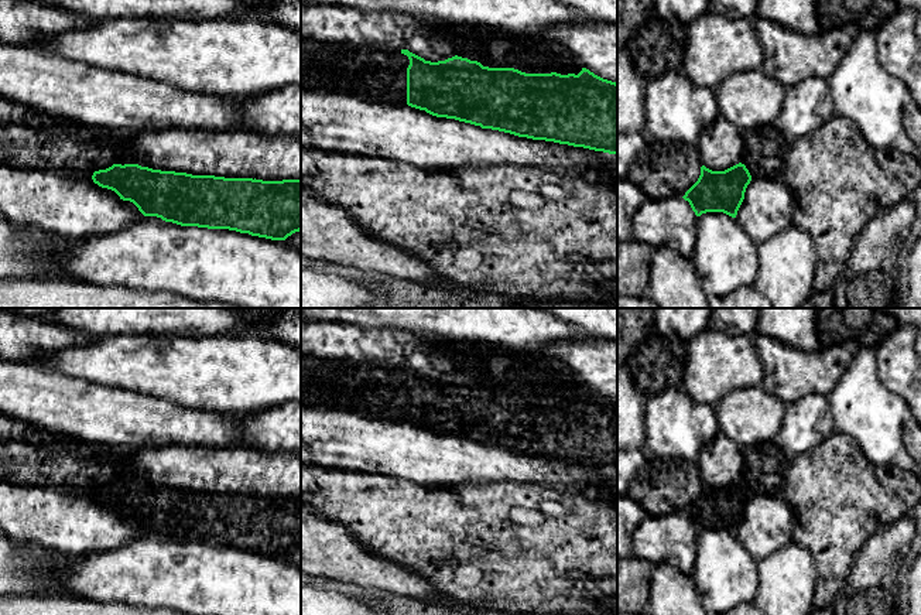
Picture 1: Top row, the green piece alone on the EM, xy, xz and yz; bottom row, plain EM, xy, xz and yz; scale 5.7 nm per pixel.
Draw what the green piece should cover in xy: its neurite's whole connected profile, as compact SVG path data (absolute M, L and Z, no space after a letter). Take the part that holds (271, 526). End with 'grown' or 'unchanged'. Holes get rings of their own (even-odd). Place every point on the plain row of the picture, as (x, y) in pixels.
M113 481L95 488L95 500L133 519L144 533L181 543L229 546L271 557L285 557L301 547L301 496L263 498L161 488L138 481Z; unchanged

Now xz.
M401 366L401 370L407 372L410 376L410 382L407 385L407 421L411 424L425 427L427 430L436 433L436 434L455 435L459 438L480 443L482 445L499 447L499 448L510 450L518 454L554 458L559 461L568 461L574 464L583 464L583 465L589 465L595 468L617 471L617 400L603 396L586 385L582 385L582 387L578 392L575 390L561 392L557 389L525 390L514 385L483 383L477 377L470 377L468 375L462 375L458 372L448 375L445 377L431 379L431 377L425 377L424 375L410 369L408 366Z; unchanged

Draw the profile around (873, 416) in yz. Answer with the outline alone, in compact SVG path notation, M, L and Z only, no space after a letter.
M864 341L826 396L835 431L850 435L874 465L893 464L903 448L908 404L880 380L874 344Z

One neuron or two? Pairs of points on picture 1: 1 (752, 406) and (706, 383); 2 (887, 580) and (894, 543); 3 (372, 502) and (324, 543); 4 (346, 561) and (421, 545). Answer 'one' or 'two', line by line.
1: two
2: one
3: two
4: two

